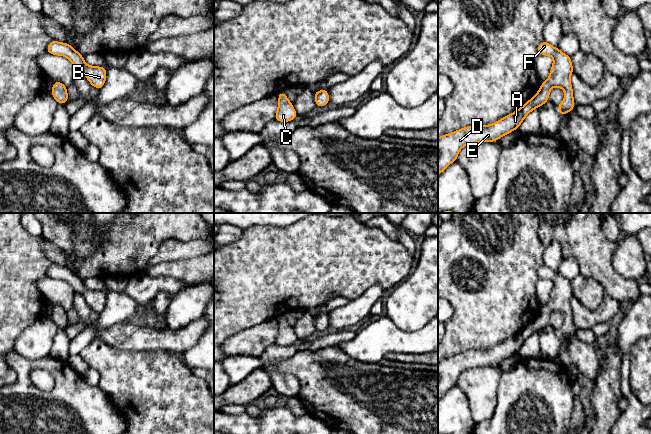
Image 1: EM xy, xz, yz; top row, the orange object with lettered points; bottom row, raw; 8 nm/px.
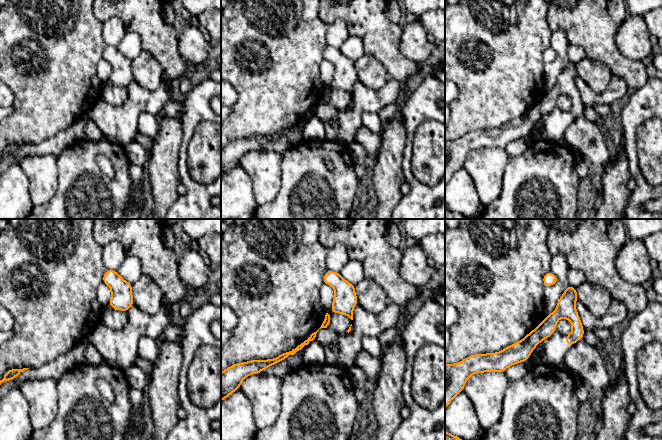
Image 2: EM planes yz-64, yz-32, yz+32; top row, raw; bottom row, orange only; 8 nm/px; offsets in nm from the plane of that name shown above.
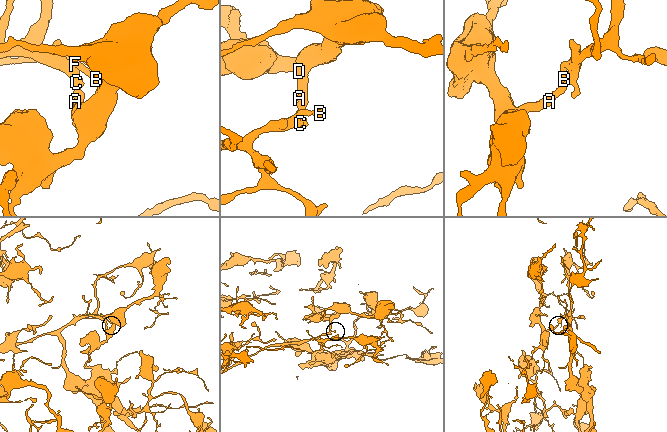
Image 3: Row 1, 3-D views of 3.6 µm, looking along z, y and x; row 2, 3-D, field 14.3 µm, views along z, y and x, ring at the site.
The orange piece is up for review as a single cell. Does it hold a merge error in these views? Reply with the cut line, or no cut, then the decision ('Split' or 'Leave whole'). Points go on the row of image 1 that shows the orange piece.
No split. Leave whole

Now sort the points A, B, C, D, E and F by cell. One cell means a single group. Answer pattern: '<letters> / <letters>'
A B C D E F

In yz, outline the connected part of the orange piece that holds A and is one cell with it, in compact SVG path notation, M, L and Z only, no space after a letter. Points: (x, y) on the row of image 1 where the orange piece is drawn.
M543 41L538 46L539 55L551 56L554 59L550 75L536 95L528 100L514 113L503 117L490 125L467 126L438 138L438 175L452 162L457 160L459 151L468 144L479 142L494 142L502 136L518 129L524 118L534 109L544 105L549 100L552 87L560 87L565 91L563 101L558 104L558 112L563 116L574 106L573 88L570 76L574 72L571 57L562 53L559 48Z

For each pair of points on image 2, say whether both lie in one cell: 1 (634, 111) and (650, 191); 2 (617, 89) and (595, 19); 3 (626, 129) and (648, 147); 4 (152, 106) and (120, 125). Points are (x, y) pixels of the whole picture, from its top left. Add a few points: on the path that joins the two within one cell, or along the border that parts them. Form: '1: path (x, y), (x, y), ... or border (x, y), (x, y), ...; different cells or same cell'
1: path (630, 131), (630, 151), (634, 171); same cell
2: border (612, 73), (619, 76), (628, 87); different cells
3: border (651, 118), (638, 128), (637, 159); different cells
4: path (145, 100), (128, 116); same cell

